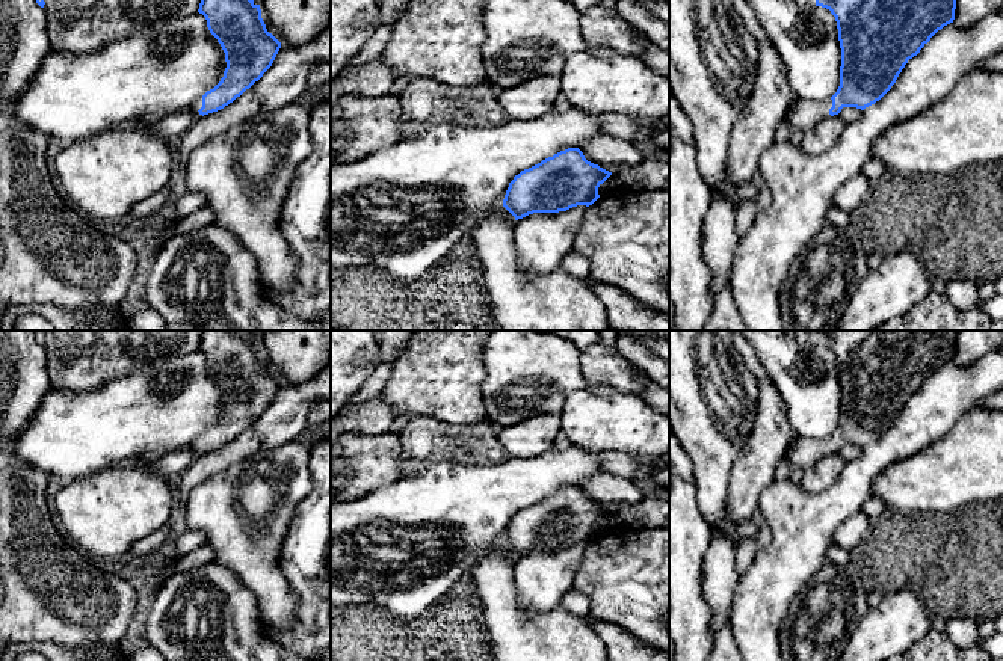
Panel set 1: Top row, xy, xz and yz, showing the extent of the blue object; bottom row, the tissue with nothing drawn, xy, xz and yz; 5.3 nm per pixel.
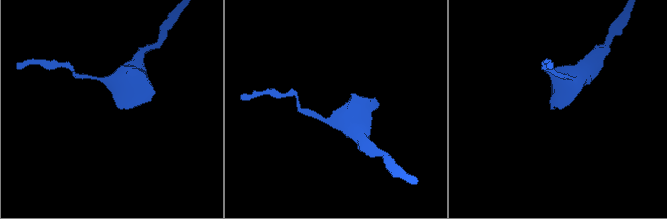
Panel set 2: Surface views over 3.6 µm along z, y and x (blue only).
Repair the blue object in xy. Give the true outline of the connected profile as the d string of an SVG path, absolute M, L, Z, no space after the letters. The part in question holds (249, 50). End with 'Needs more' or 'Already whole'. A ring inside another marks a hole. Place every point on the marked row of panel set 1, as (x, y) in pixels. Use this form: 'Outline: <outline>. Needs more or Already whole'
Outline: M201 0L199 14L218 39L227 68L221 81L190 106L195 119L233 103L272 66L281 42L267 32L254 0Z. Needs more

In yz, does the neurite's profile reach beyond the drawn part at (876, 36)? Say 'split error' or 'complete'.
split error

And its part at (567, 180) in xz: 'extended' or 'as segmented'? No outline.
as segmented

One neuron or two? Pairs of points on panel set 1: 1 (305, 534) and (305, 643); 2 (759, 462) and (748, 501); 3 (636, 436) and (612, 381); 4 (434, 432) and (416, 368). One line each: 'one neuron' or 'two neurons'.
1: one neuron
2: one neuron
3: two neurons
4: two neurons

